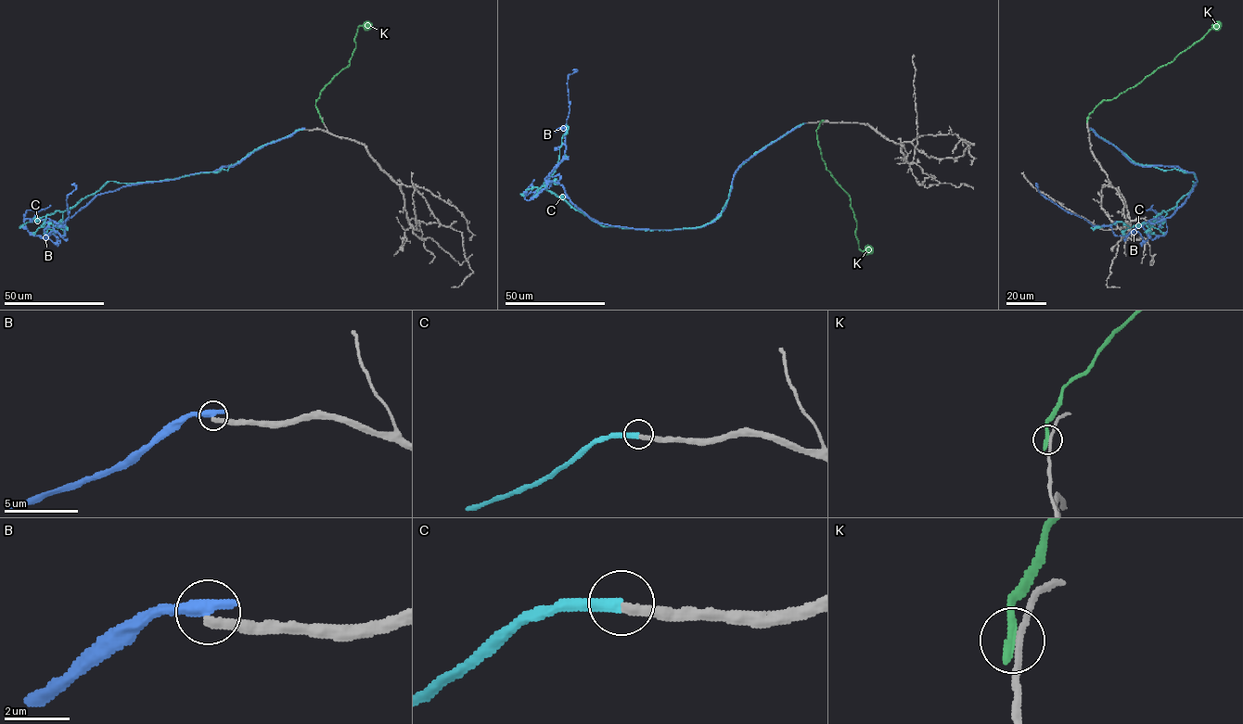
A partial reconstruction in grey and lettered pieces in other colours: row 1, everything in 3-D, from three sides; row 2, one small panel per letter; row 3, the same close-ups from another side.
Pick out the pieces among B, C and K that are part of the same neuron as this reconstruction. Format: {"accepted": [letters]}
{"accepted": ["C"]}

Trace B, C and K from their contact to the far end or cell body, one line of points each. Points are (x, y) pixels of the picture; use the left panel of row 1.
B: (302, 129), (233, 166), (96, 196), (64, 222), (48, 222), (61, 235), (67, 195), (76, 189), (71, 184)
C: (302, 129), (254, 149), (227, 170), (164, 180), (107, 182), (44, 220), (66, 227)
K: (322, 120), (315, 99), (334, 77), (349, 65), (355, 48), (354, 38), (358, 27), (372, 25)

